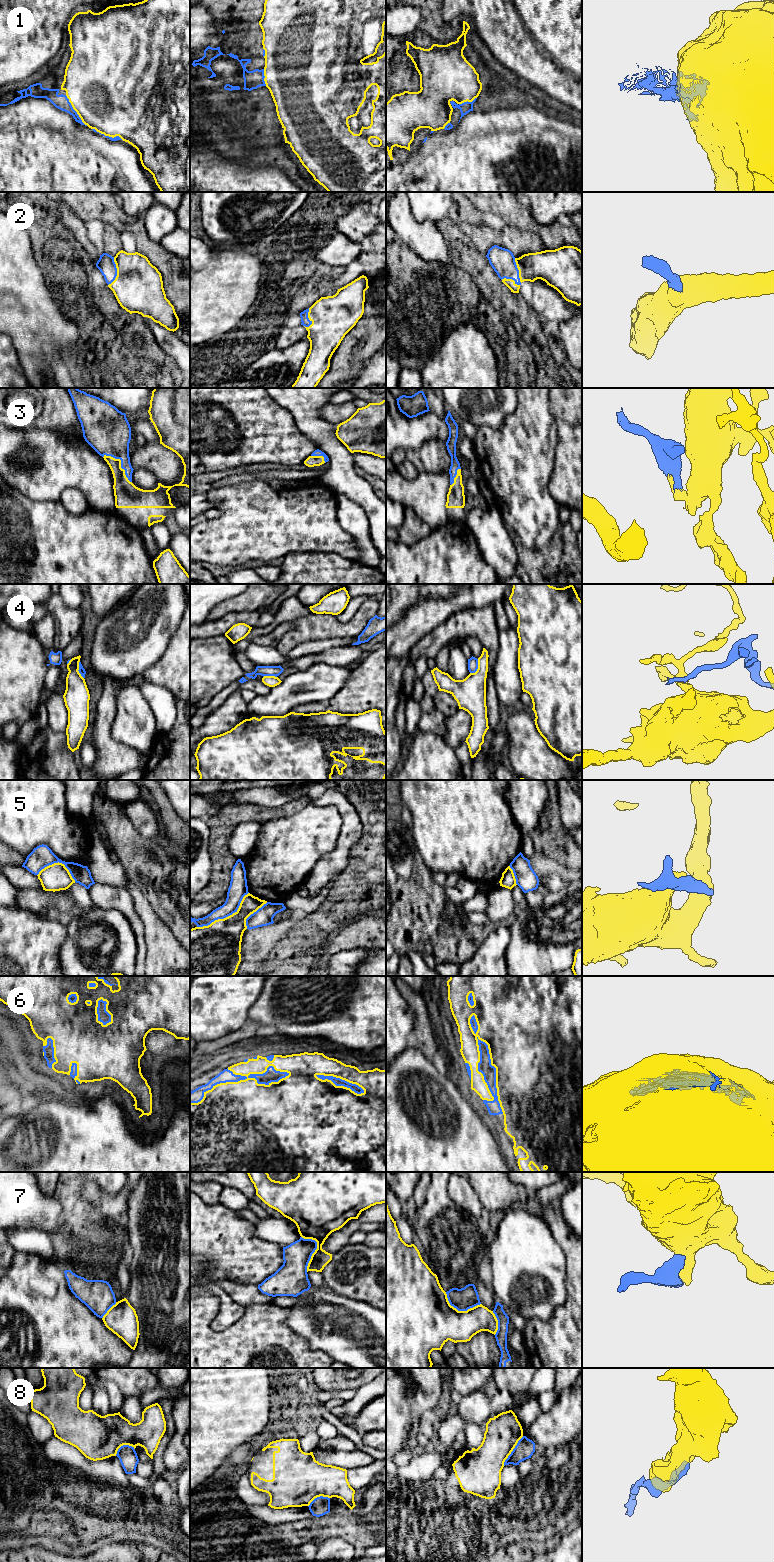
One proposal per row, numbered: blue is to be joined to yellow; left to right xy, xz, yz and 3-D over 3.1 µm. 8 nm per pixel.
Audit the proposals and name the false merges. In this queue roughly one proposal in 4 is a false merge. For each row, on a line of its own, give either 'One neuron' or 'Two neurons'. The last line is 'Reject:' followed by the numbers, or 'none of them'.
1: Two neurons
2: One neuron
3: One neuron
4: Two neurons
5: Two neurons
6: One neuron
7: Two neurons
8: Two neurons
Reject: 1, 4, 5, 7, 8

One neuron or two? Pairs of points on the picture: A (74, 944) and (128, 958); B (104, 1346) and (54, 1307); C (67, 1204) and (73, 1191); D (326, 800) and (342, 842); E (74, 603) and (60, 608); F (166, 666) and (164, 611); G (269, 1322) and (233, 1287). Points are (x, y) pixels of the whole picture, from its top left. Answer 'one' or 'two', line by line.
A: one
B: one
C: one
D: one
E: two
F: two
G: two

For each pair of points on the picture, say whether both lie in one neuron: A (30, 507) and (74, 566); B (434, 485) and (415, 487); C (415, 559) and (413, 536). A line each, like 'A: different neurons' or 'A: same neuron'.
A: same neuron
B: same neuron
C: different neurons

